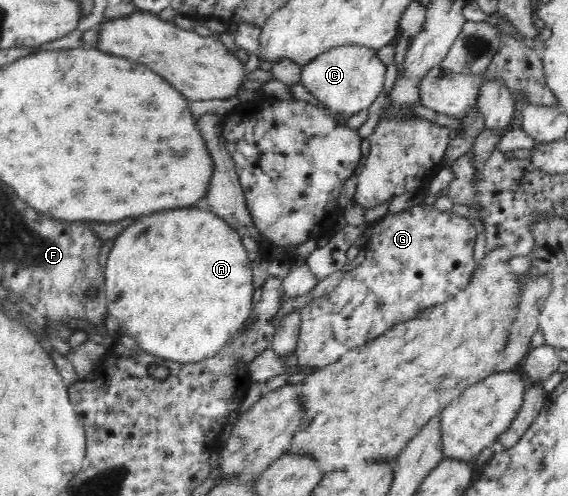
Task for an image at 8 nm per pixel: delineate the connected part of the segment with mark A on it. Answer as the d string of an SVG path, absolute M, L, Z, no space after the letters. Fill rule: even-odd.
M191 208L169 210L169 212L159 212L153 216L143 216L129 228L125 228L121 234L114 239L113 250L105 264L104 280L107 288L107 310L115 318L119 318L119 327L122 333L134 338L136 344L149 354L165 360L187 364L187 362L199 362L204 358L213 358L231 340L236 336L239 330L243 329L247 317L251 314L253 306L253 266L247 255L247 250L241 242L241 233L236 231L225 219L217 216L211 210L201 211L200 209Z

